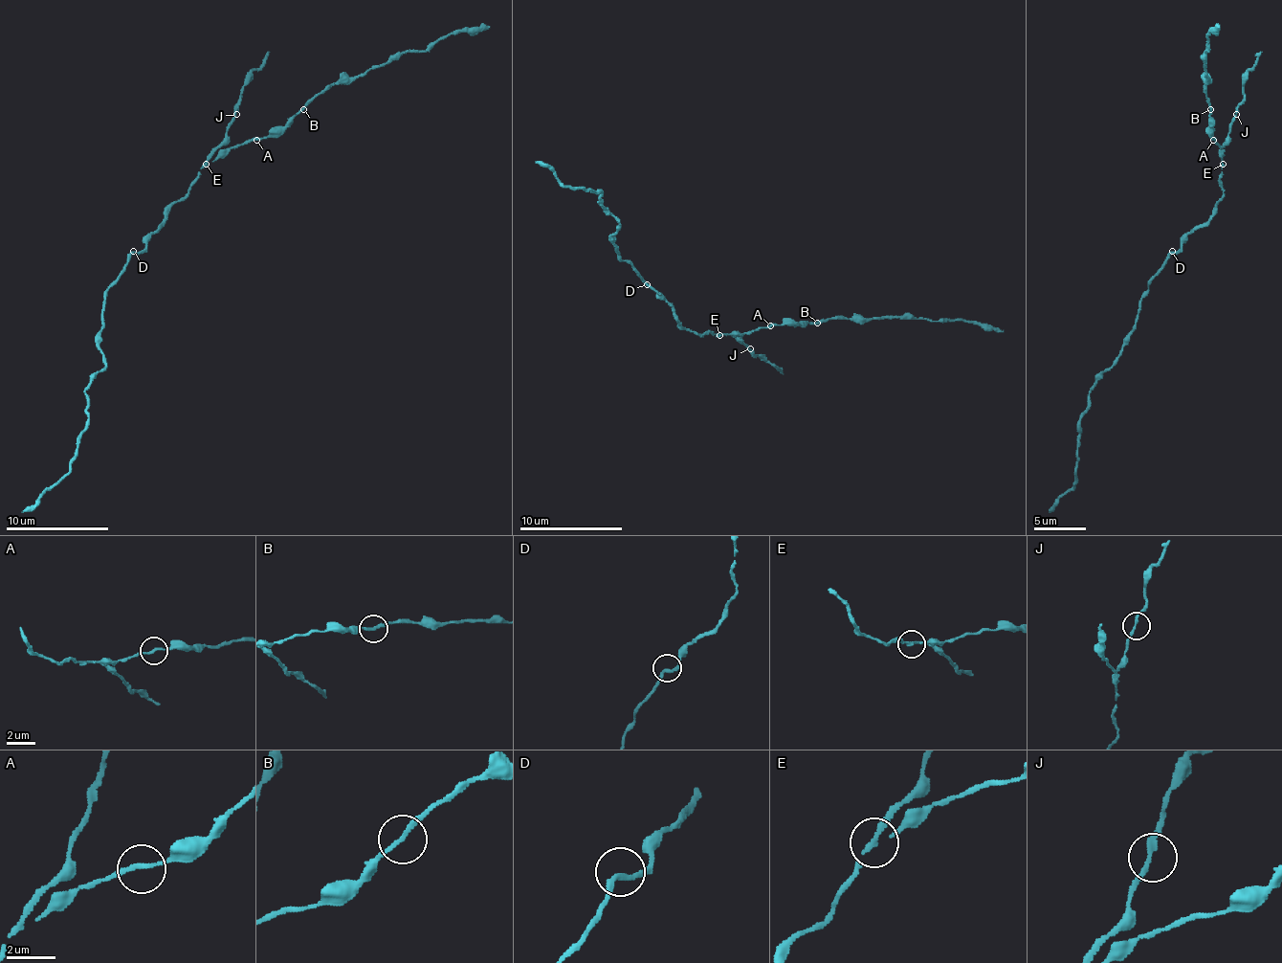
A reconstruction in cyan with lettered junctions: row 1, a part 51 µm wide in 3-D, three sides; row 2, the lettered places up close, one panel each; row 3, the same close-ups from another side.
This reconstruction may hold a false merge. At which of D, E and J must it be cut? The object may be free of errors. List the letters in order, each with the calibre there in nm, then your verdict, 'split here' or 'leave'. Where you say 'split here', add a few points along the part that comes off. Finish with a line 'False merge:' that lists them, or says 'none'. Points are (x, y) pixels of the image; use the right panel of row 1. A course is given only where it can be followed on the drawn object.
D: 190 nm | leave
E: 160 nm | split here | (1224, 163), (1221, 147), (1210, 135), (1205, 86), (1208, 34), (1218, 27)
J: 180 nm | leave
False merge: E

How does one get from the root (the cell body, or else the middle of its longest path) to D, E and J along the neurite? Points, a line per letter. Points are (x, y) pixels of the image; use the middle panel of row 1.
D: (680, 323), (673, 307), (647, 284)
E: (680, 323), (683, 328), (698, 336), (703, 333), (718, 336)
J: (680, 323), (683, 328), (698, 336), (729, 333), (750, 348)

